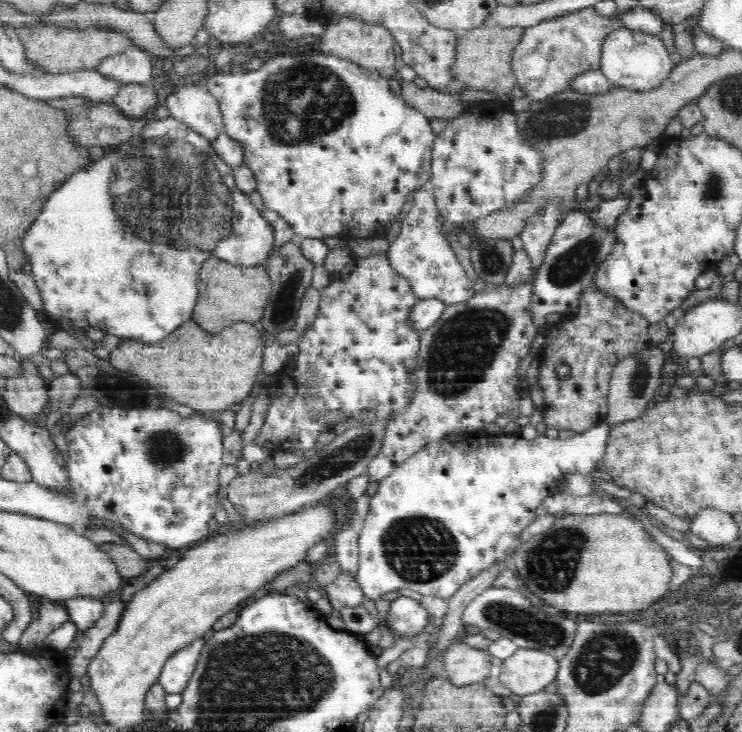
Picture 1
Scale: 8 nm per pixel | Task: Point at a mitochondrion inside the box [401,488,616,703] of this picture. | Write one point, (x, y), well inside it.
(552, 565)

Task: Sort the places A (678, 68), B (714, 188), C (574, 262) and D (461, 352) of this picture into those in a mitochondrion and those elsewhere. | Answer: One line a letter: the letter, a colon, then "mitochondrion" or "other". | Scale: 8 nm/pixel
A: other
B: mitochondrion
C: mitochondrion
D: mitochondrion

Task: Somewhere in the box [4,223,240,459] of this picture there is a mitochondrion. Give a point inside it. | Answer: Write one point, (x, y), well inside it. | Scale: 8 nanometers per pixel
(110, 385)

